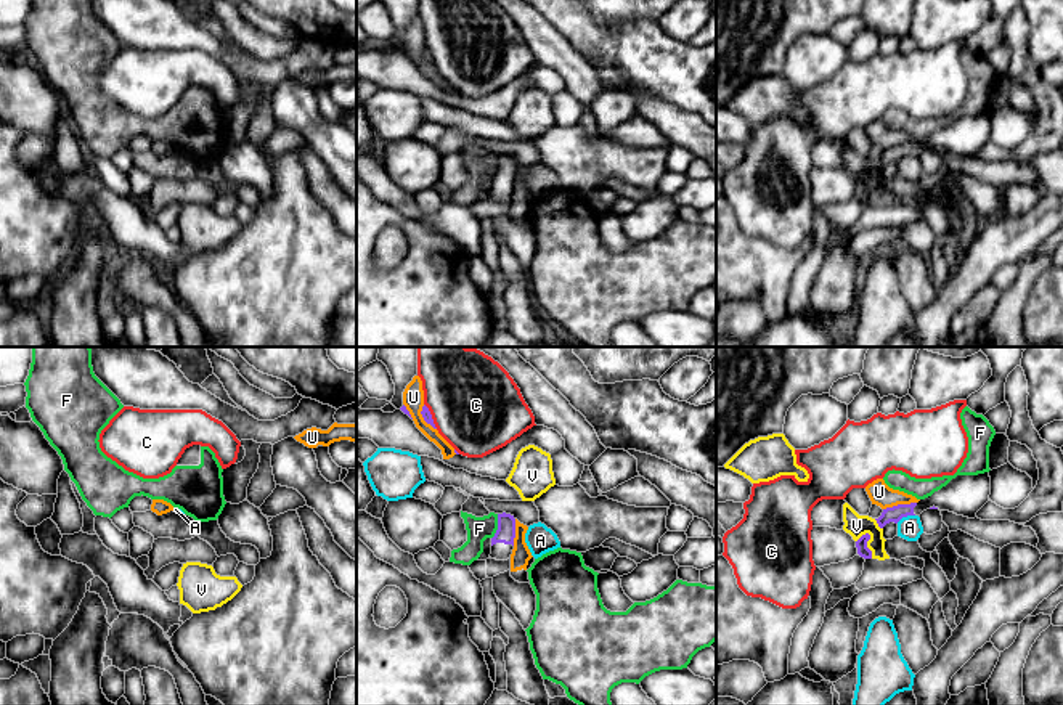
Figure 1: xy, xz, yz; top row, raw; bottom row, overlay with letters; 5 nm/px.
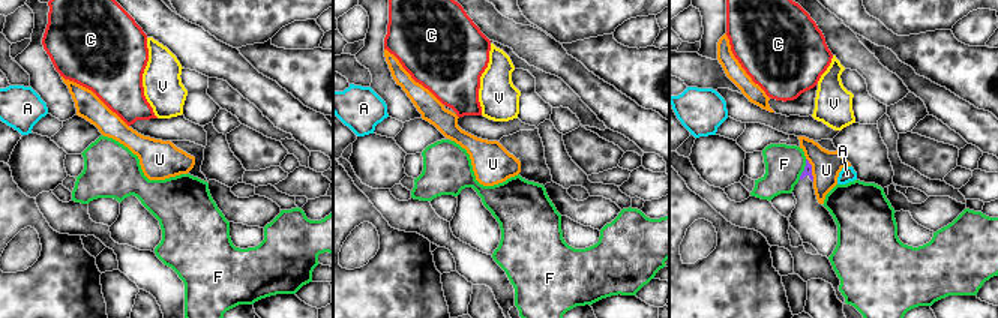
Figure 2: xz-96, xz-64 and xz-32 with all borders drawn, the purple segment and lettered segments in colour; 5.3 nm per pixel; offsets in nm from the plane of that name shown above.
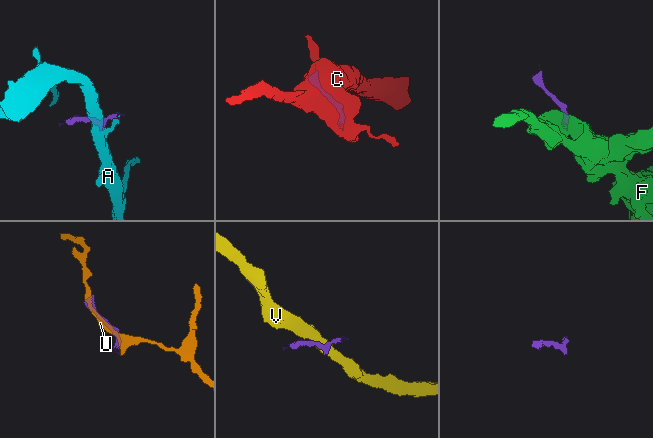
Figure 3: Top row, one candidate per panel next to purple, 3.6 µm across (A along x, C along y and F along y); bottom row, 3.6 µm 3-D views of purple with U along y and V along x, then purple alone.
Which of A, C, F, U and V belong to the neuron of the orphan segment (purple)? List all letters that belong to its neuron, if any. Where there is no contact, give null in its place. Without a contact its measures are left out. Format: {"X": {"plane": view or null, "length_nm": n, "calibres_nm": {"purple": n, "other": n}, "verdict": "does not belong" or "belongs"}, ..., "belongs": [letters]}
{"A": {"plane": "yz", "length_nm": 100, "calibres_nm": {"purple": 80, "other": 120}, "verdict": "does not belong"}, "C": {"plane": "xz", "length_nm": 140, "calibres_nm": {"purple": 50, "other": 460}, "verdict": "does not belong"}, "F": {"plane": "xz", "length_nm": 130, "calibres_nm": {"purple": 100, "other": 120}, "verdict": "does not belong"}, "U": {"plane": "yz", "length_nm": 170, "calibres_nm": {"purple": 80, "other": 110}, "verdict": "does not belong"}, "V": {"plane": "yz", "length_nm": 140, "calibres_nm": {"purple": 60, "other": 110}, "verdict": "does not belong"}, "belongs": []}

